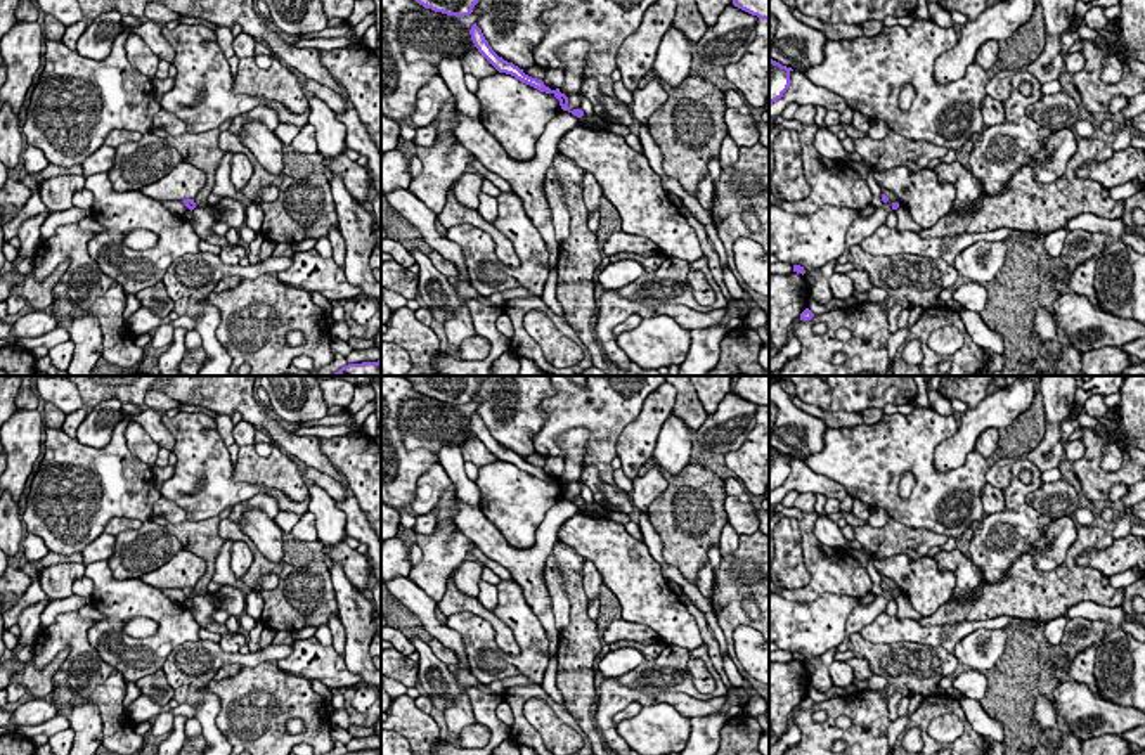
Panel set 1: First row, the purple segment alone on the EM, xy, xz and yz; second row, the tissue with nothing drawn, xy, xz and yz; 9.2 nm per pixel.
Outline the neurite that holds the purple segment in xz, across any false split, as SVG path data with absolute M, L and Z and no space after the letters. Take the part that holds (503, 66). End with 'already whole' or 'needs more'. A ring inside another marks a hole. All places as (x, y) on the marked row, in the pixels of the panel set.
M476 23L471 26L469 29L471 40L475 43L475 47L478 48L478 52L499 71L499 73L506 73L514 76L516 80L540 90L546 94L553 94L558 100L563 111L572 113L577 118L584 116L582 109L568 109L568 97L565 94L560 92L560 88L551 90L549 87L544 85L542 80L532 78L528 74L523 73L523 69L520 69L518 66L514 66L513 62L504 61L502 57L499 57L492 47L488 45L488 42L485 40L482 29L476 26Z | already whole

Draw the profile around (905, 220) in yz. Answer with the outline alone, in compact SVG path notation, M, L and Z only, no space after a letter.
M899 204L897 210L894 210L897 215L897 230L904 232L904 230L911 230L911 232L923 232L923 229L913 220L909 210L902 204Z

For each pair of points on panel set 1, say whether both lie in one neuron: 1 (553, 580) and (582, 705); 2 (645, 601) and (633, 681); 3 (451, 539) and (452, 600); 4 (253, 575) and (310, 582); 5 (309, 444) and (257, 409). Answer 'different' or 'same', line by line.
1: different
2: different
3: different
4: same
5: same

